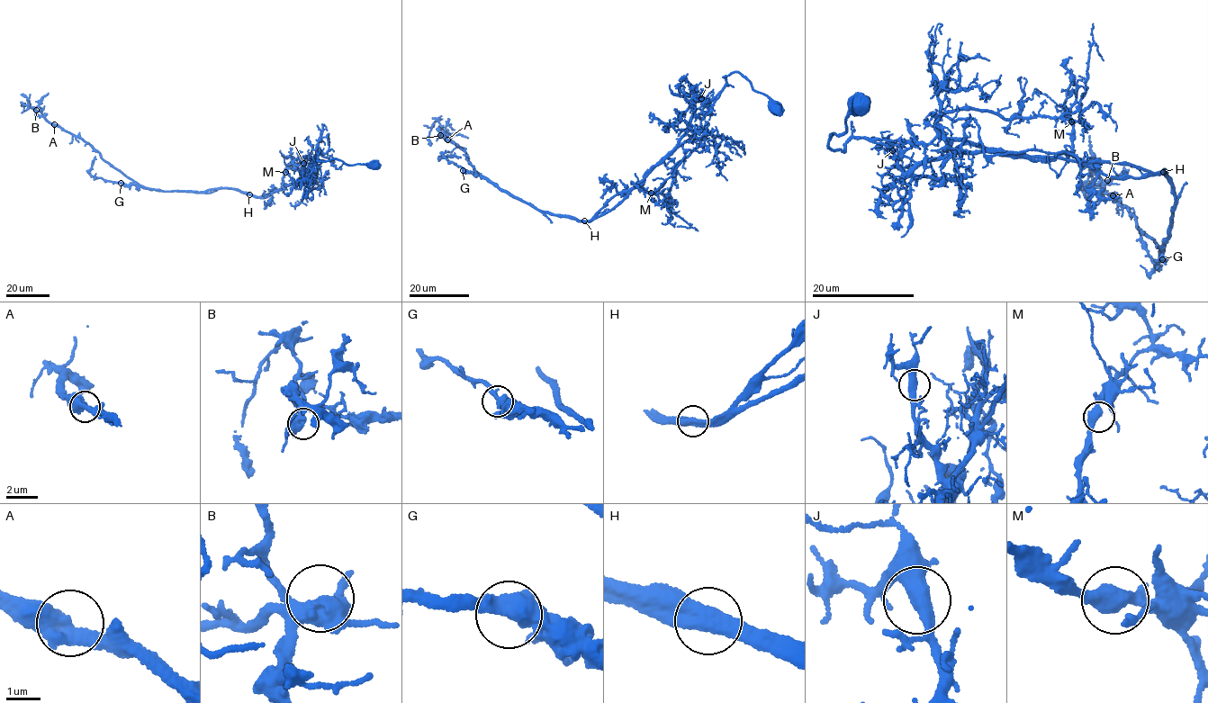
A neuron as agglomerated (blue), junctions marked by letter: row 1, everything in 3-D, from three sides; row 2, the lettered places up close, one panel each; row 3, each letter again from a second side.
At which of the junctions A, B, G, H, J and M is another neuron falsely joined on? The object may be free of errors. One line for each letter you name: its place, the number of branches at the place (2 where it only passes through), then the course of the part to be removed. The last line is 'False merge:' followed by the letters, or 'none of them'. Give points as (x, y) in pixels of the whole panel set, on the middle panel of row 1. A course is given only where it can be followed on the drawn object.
H: at (584, 220); 2 branches meet; foreign part runs (584, 220), (544, 212), (502, 191), (478, 174), (462, 148), (446, 139), (437, 120), (429, 133), (430, 146)
False merge: H

